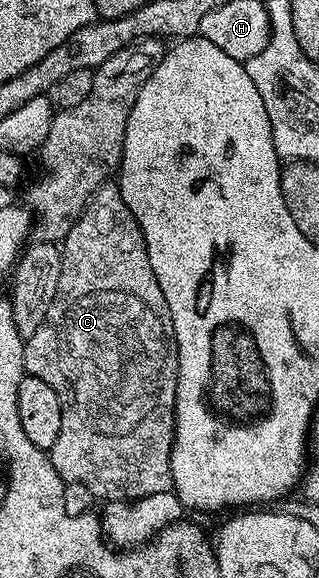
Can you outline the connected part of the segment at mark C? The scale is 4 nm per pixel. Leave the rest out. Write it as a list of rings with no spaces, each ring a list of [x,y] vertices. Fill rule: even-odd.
[[[105,186],[96,191],[96,195],[88,202],[87,208],[76,220],[62,241],[62,278],[58,278],[58,294],[54,294],[54,302],[50,310],[46,310],[46,318],[32,336],[27,337],[24,345],[24,371],[34,378],[42,378],[54,394],[58,394],[58,402],[62,406],[62,430],[58,430],[58,442],[50,449],[54,470],[63,478],[65,485],[81,484],[100,502],[109,500],[141,500],[150,494],[162,494],[172,488],[172,443],[176,433],[176,391],[180,375],[178,374],[178,346],[174,334],[174,322],[170,318],[170,310],[166,306],[166,298],[162,294],[162,286],[158,286],[158,278],[154,278],[154,270],[150,266],[150,258],[146,254],[144,235],[140,224],[120,197],[119,187]]]

